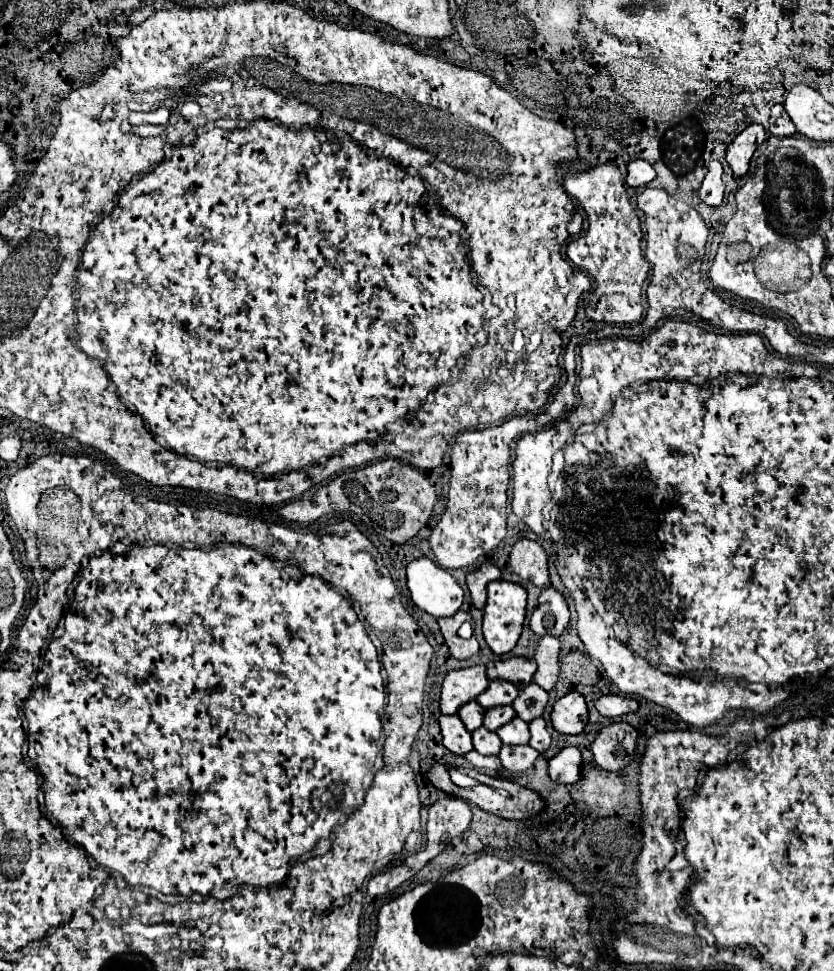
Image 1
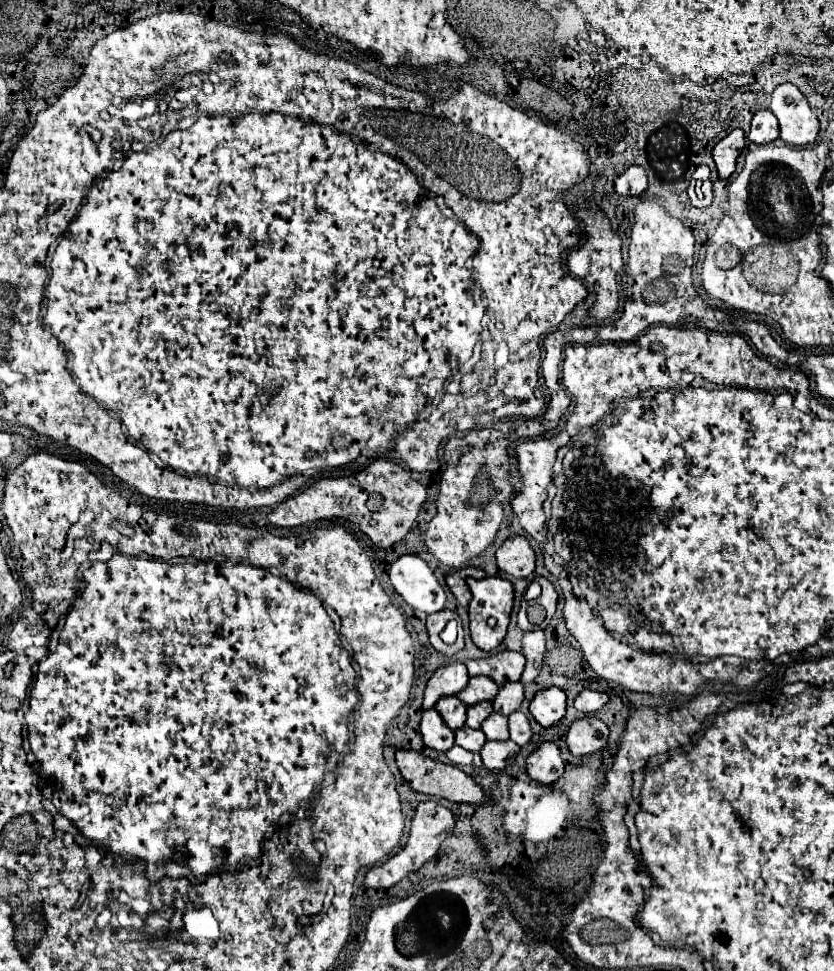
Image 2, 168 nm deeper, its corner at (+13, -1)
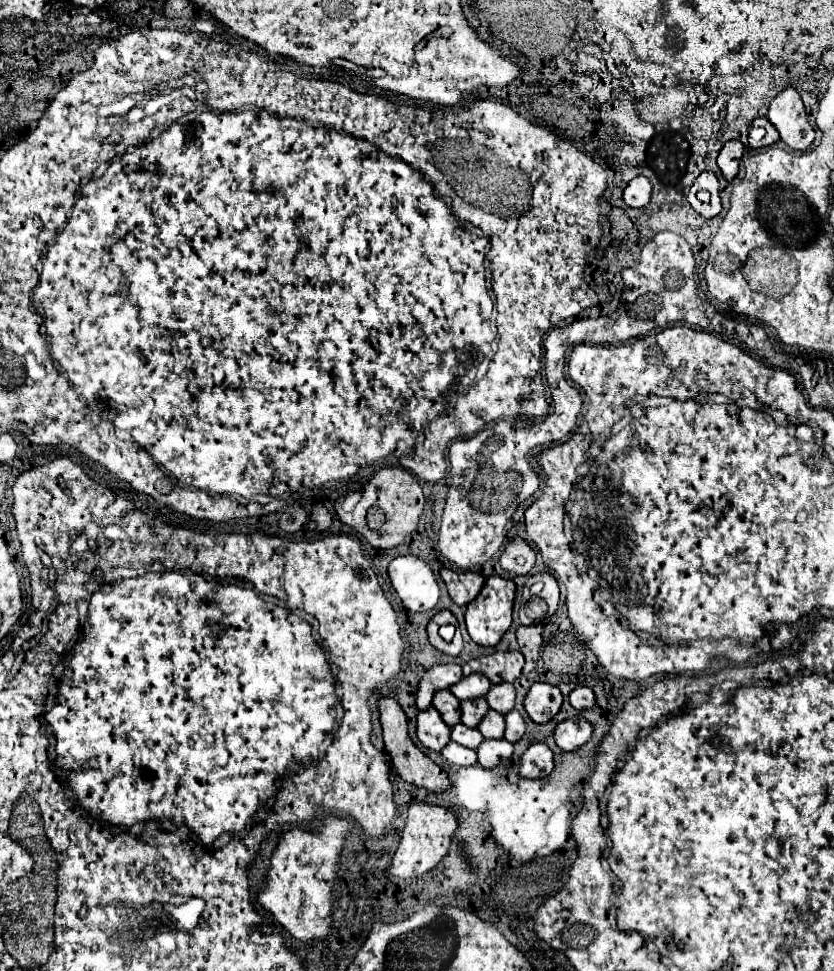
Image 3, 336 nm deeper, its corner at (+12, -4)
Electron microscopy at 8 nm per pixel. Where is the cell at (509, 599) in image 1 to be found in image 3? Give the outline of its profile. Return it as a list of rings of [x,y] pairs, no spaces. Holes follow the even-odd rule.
[[[490,576],[480,594],[466,606],[470,638],[480,646],[496,646],[512,624],[516,586],[502,576]]]

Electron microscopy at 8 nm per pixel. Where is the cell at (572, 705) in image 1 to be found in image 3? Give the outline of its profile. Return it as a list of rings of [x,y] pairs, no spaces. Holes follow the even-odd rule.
[[[532,684],[524,698],[524,710],[536,724],[548,722],[562,706],[562,694],[552,684]]]

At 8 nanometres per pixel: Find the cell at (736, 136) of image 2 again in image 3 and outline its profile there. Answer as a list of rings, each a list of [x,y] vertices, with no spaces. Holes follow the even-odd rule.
[[[730,140],[724,144],[724,148],[718,154],[718,166],[722,170],[722,176],[730,182],[736,178],[738,174],[738,166],[740,166],[740,158],[744,154],[744,146],[738,140]]]

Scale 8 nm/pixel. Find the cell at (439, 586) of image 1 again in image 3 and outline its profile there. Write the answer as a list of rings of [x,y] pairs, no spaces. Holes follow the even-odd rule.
[[[398,556],[388,566],[390,582],[410,612],[432,610],[440,598],[430,566],[416,556]]]

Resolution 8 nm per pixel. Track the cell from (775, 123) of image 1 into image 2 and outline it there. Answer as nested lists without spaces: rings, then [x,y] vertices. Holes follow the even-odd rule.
[[[761,109],[753,115],[751,131],[749,131],[747,139],[757,145],[773,143],[775,139],[779,139],[779,125],[777,125],[775,115],[769,109]]]

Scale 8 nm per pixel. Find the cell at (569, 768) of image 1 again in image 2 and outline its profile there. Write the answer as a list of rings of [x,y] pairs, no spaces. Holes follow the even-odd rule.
[[[541,743],[537,751],[527,757],[527,773],[531,779],[543,785],[555,783],[565,771],[561,751],[555,743]]]

